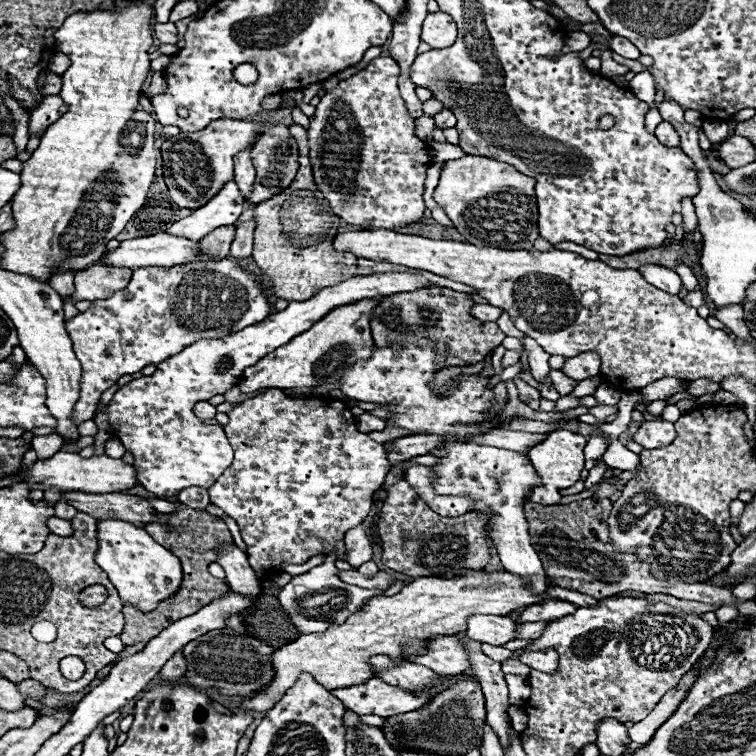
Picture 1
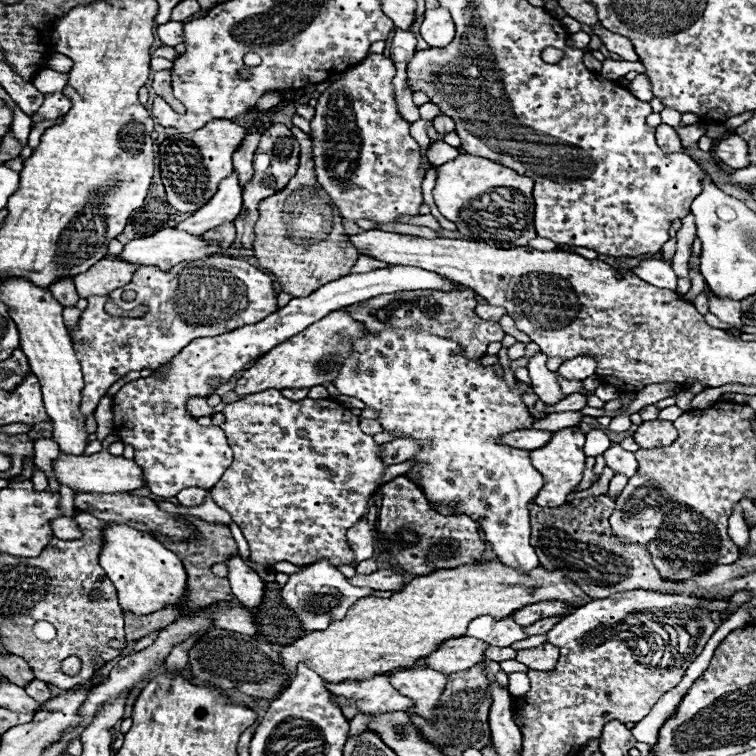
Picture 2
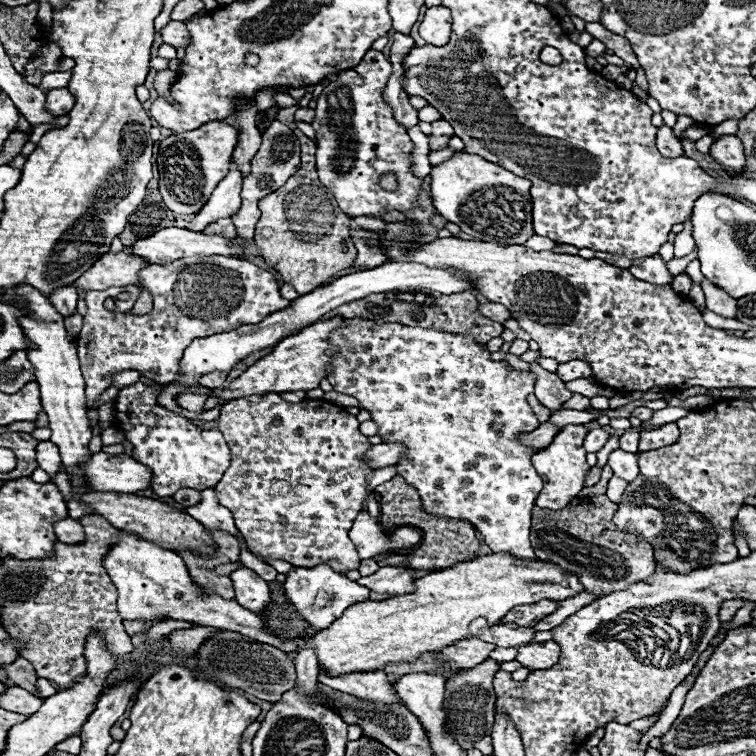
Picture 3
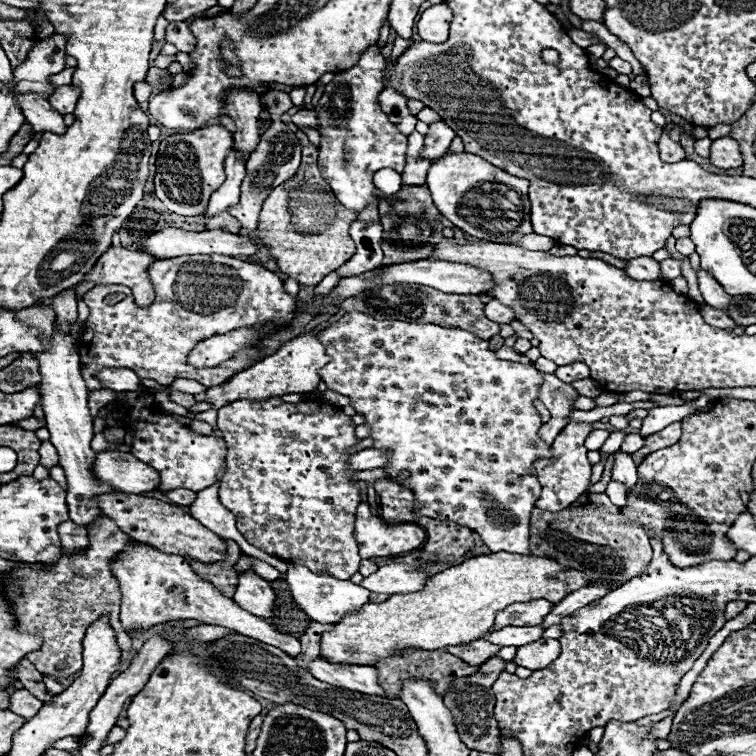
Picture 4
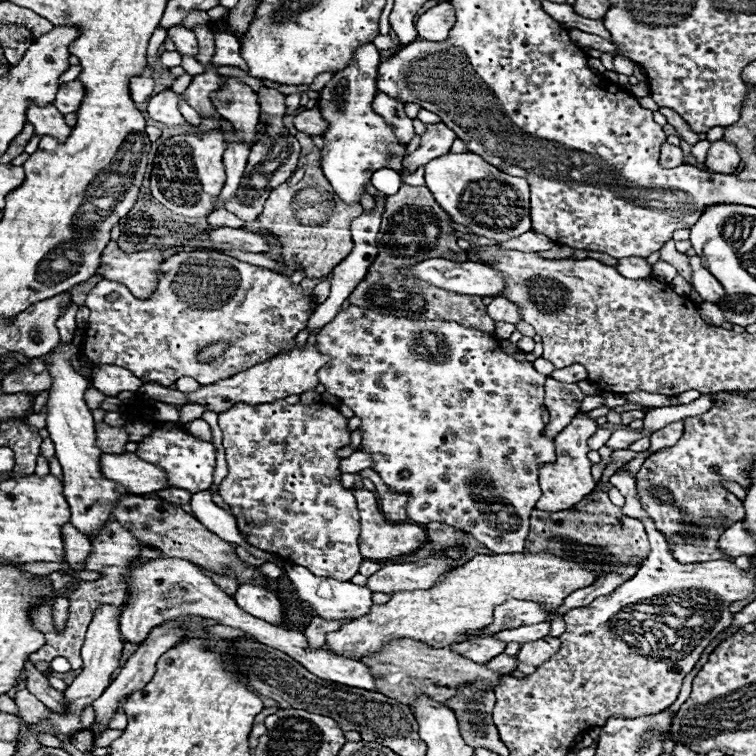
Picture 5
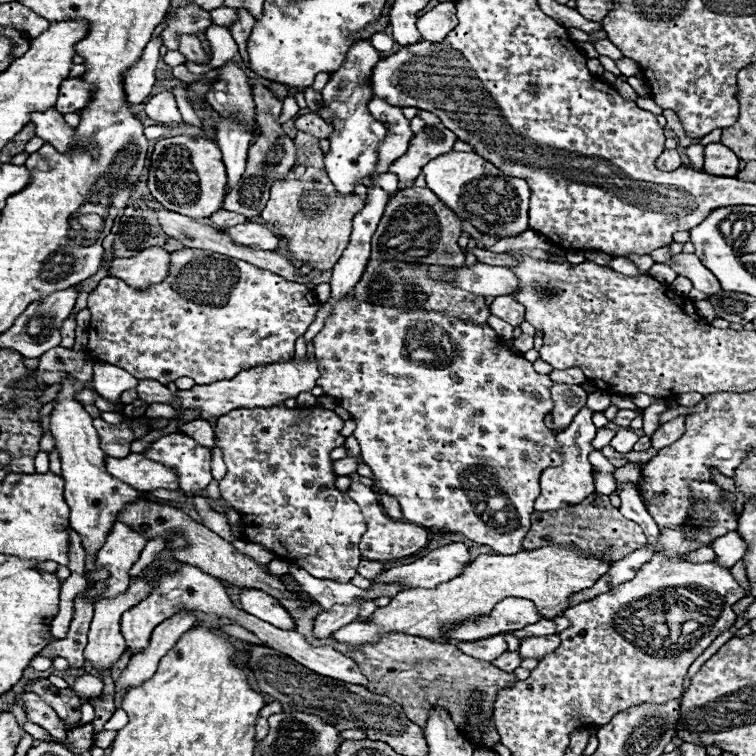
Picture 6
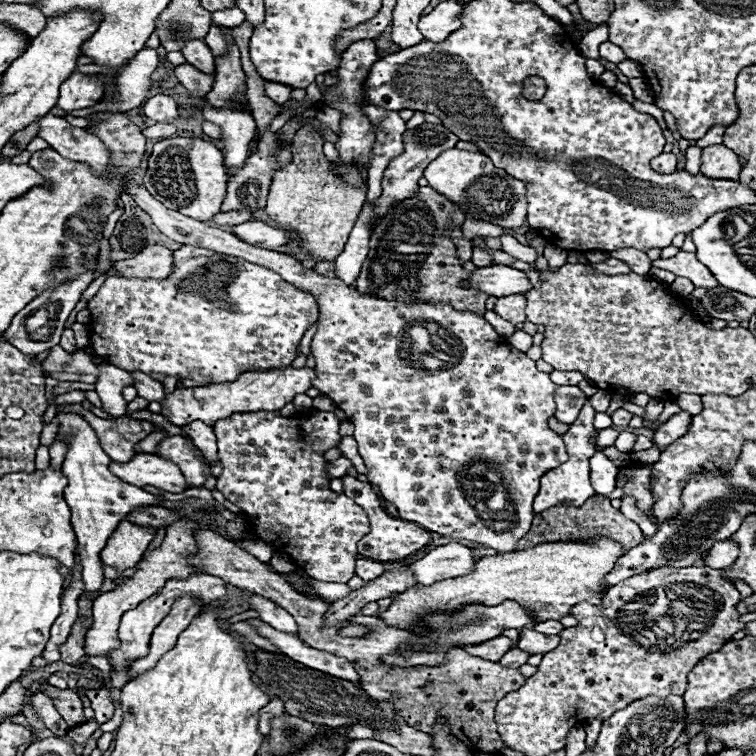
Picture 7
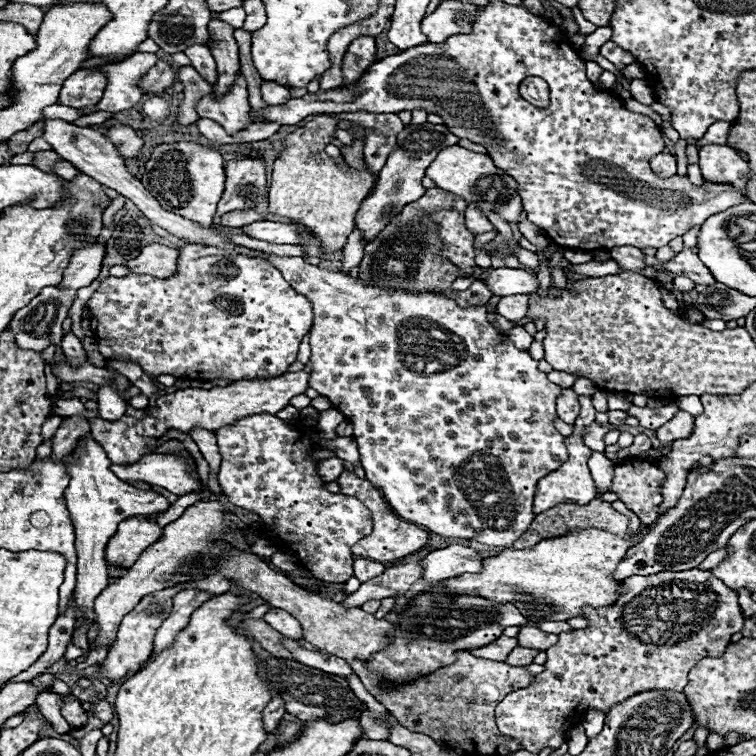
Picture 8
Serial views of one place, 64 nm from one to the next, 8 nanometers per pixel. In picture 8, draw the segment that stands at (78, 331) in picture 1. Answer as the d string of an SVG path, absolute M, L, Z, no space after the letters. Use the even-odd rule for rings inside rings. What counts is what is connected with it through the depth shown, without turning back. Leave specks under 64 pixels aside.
M186 244L180 248L178 256L178 272L166 280L154 278L154 276L138 276L138 274L126 274L122 278L108 276L102 280L100 288L92 294L92 316L98 320L96 326L96 344L98 350L104 358L116 358L116 360L132 360L136 362L148 376L158 378L160 374L172 374L176 378L190 378L190 380L240 380L240 378L260 378L260 376L276 376L288 370L288 366L296 360L298 354L298 344L304 334L310 332L312 320L314 320L314 310L312 302L298 294L284 278L282 274L264 262L262 258L248 258L240 256L230 250L216 250L216 248L206 248L206 246L196 246L196 244Z

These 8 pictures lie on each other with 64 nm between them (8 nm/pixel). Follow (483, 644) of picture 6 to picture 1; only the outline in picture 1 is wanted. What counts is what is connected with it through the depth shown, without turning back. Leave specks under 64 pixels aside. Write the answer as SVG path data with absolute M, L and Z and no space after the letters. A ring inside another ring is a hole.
M434 636L426 642L426 654L408 654L408 660L414 664L428 666L440 676L452 676L466 672L470 662L460 640L452 636Z

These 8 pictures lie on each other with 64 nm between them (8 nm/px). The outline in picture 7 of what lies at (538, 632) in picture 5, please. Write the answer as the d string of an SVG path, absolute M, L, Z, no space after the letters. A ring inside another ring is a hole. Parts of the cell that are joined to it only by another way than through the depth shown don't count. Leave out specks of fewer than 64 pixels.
M556 620L556 622L538 622L538 624L534 626L534 630L540 632L540 634L550 636L550 634L560 634L560 632L564 630L564 626L562 626L558 620Z

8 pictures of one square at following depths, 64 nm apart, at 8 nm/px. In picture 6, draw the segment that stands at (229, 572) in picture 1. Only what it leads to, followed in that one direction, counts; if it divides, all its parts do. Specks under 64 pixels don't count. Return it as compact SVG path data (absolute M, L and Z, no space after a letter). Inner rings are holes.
M244 588L240 592L240 604L242 604L242 610L246 610L248 614L252 614L264 622L270 622L276 628L282 628L282 630L294 628L294 620L288 614L288 610L284 606L280 606L280 602L266 592Z

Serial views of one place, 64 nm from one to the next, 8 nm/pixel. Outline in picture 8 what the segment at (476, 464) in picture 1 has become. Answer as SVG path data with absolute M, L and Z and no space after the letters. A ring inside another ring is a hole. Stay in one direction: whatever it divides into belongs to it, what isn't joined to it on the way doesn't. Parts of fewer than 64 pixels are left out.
M44 120L42 138L50 142L64 160L78 170L84 170L100 184L130 198L150 222L162 226L172 236L182 238L186 244L234 250L250 258L260 256L266 262L272 262L288 282L294 280L294 290L304 294L314 306L314 324L310 330L310 388L318 390L320 396L326 396L354 426L354 440L358 442L366 478L380 488L386 502L400 518L444 538L478 540L504 550L530 528L534 518L532 500L538 480L568 460L564 436L554 428L556 396L562 388L548 382L546 374L538 370L538 362L532 360L528 352L518 350L504 334L494 330L486 320L484 306L460 308L450 298L438 294L388 294L386 288L364 284L360 278L310 266L304 258L274 256L234 244L216 228L204 228L164 210L140 180L126 170L118 150L98 130L74 126L64 120ZM420 346L428 348L426 352L434 358L458 358L458 362L454 366L446 364L430 376L426 372L414 372L404 362L404 356L412 356ZM474 456L488 456L488 468L466 468Z

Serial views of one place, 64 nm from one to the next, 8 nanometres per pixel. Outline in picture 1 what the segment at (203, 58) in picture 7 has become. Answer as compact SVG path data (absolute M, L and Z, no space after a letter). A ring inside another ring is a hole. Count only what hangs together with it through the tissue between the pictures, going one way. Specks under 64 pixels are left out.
M166 22L166 24L154 24L154 36L164 42L164 44L176 44L178 42L178 36L176 36L176 26L172 22Z

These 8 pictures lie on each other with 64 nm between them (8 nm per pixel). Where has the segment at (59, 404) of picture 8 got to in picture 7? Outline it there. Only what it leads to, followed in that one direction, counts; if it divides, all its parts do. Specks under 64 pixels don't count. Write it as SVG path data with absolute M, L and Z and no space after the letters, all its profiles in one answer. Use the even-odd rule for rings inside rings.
M274 368L274 370L254 370L240 374L234 382L220 382L210 386L196 386L196 388L178 388L164 402L162 414L176 426L190 424L194 420L202 420L208 426L214 426L216 420L228 418L228 414L236 414L240 410L280 410L284 404L292 402L294 396L304 394L312 388L312 380L316 372L312 368ZM68 404L68 406L70 408L58 406L58 410L70 410L70 412L84 414L88 418L90 426L96 430L96 434L100 438L100 446L114 462L130 460L136 454L134 444L140 442L142 438L146 438L150 432L158 430L146 420L132 420L130 416L120 416L116 420L104 420L104 418L98 418L92 412L84 410L82 404Z

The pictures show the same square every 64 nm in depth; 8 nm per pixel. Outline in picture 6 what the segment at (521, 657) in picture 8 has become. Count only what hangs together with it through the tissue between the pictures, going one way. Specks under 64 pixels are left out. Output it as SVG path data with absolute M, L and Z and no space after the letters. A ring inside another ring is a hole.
M504 652L500 658L496 658L492 664L504 672L514 672L520 666L520 652Z

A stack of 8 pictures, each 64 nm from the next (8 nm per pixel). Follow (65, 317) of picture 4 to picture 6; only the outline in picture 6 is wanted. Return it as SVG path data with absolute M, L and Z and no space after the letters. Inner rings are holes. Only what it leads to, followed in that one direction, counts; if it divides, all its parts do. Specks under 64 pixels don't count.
M70 314L70 316L62 322L62 346L64 346L64 348L72 348L72 344L74 344L74 328L76 328L74 314Z

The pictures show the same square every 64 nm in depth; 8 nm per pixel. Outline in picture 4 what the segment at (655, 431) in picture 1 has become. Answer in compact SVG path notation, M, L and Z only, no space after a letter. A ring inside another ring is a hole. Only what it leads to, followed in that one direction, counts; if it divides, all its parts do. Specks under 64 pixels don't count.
M674 422L674 424L666 426L664 430L646 436L646 438L644 438L644 446L642 446L638 452L632 454L632 456L634 456L634 462L638 464L638 462L640 462L644 456L648 456L650 452L656 452L656 450L660 450L660 448L668 448L668 446L676 444L678 438L680 438L680 434L682 434L680 422Z

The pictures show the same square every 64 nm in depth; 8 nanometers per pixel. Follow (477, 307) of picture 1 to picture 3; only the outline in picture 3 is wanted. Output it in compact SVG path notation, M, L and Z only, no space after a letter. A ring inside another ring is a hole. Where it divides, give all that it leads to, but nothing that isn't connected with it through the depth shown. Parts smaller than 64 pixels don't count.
M494 302L480 304L480 306L478 306L478 310L480 310L480 314L482 314L482 316L486 316L486 318L490 318L490 320L494 320L494 322L504 322L504 320L508 320L508 318L510 318L510 312L508 312L504 306L494 304Z

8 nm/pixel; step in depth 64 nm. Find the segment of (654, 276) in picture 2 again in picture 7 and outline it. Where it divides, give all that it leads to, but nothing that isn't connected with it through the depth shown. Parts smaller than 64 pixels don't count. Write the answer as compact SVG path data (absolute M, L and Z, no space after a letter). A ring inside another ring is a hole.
M608 258L606 262L600 264L592 264L596 270L600 270L602 274L626 274L630 272L630 266L618 258Z

